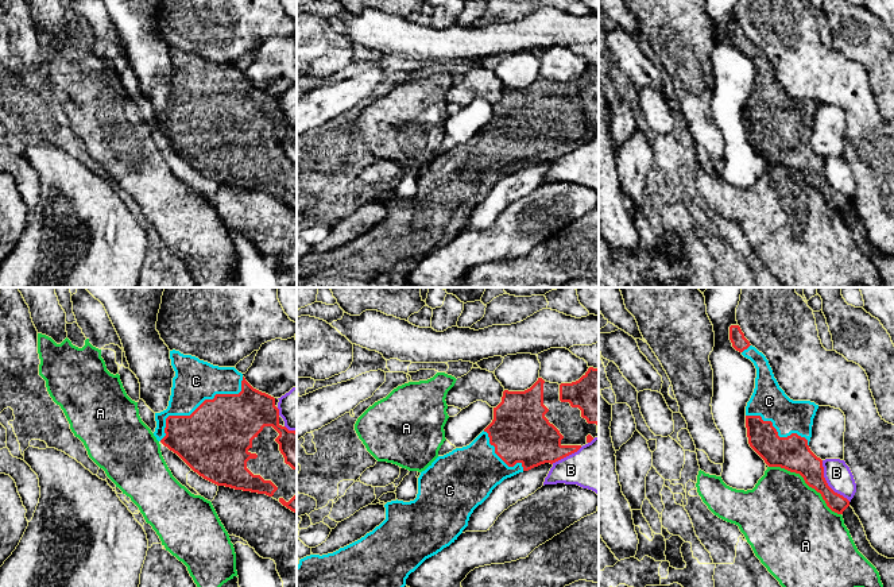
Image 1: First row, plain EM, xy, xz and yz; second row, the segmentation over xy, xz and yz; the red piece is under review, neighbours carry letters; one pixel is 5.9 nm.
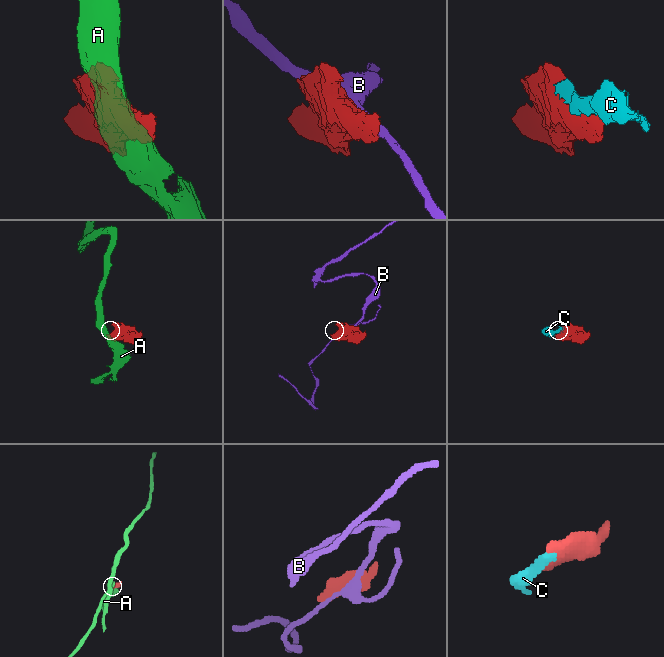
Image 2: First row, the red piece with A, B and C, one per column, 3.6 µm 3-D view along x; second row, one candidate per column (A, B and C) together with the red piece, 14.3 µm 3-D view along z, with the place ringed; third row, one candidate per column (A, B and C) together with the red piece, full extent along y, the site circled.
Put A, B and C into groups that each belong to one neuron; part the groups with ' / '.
A / B / C

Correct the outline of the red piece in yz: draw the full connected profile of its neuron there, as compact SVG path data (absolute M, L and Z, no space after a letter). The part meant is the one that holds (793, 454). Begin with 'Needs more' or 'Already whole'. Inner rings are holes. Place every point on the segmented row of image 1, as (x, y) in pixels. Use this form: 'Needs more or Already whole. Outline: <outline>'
Needs more. Outline: M739 325L729 327L729 340L756 368L755 389L746 406L750 447L769 467L800 474L832 511L843 514L850 501L828 486L823 460L809 448L818 405L790 399L774 378L766 356L750 344Z

